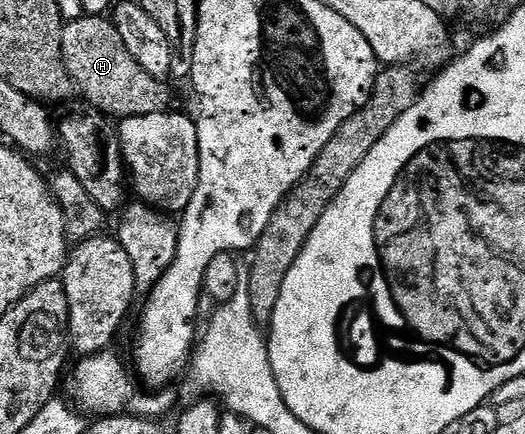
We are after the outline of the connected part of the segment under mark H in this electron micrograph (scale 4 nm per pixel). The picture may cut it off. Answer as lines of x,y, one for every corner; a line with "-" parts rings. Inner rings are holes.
85,16
67,23
62,32
62,56
64,57
64,63
68,69
68,74
72,77
72,85
81,94
86,101
89,102
89,107
95,108
99,113
107,116
112,120
121,120
128,117
136,116
150,116
151,113
162,113
167,111
173,104
172,102
172,90
167,85
167,81
150,76
150,72
146,72
146,68
142,68
142,64
138,64
138,60
134,60
134,56
130,56
130,52
126,52
126,44
122,44
122,36
118,36
118,28
113,24
111,17
108,16

